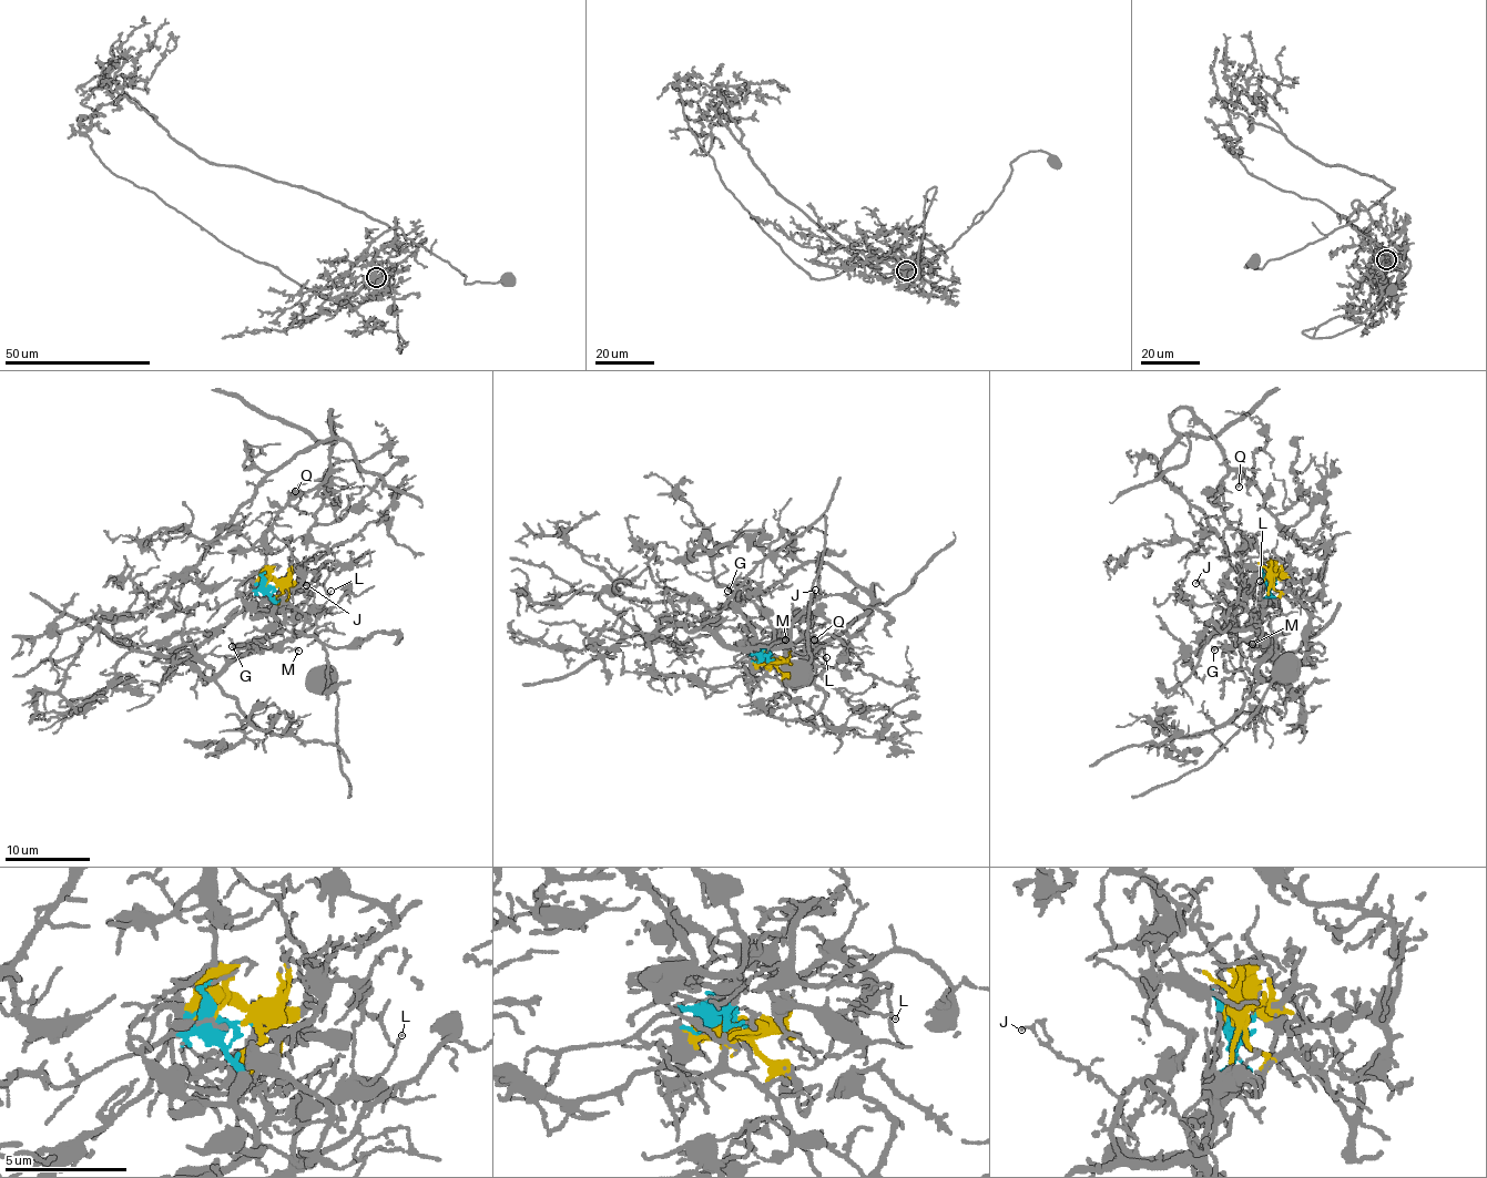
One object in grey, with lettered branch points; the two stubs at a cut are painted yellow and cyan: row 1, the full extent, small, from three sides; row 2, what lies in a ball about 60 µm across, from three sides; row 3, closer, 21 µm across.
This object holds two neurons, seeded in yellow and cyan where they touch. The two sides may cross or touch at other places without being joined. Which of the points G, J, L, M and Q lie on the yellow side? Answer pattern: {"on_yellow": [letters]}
{"on_yellow": ["Q"]}

